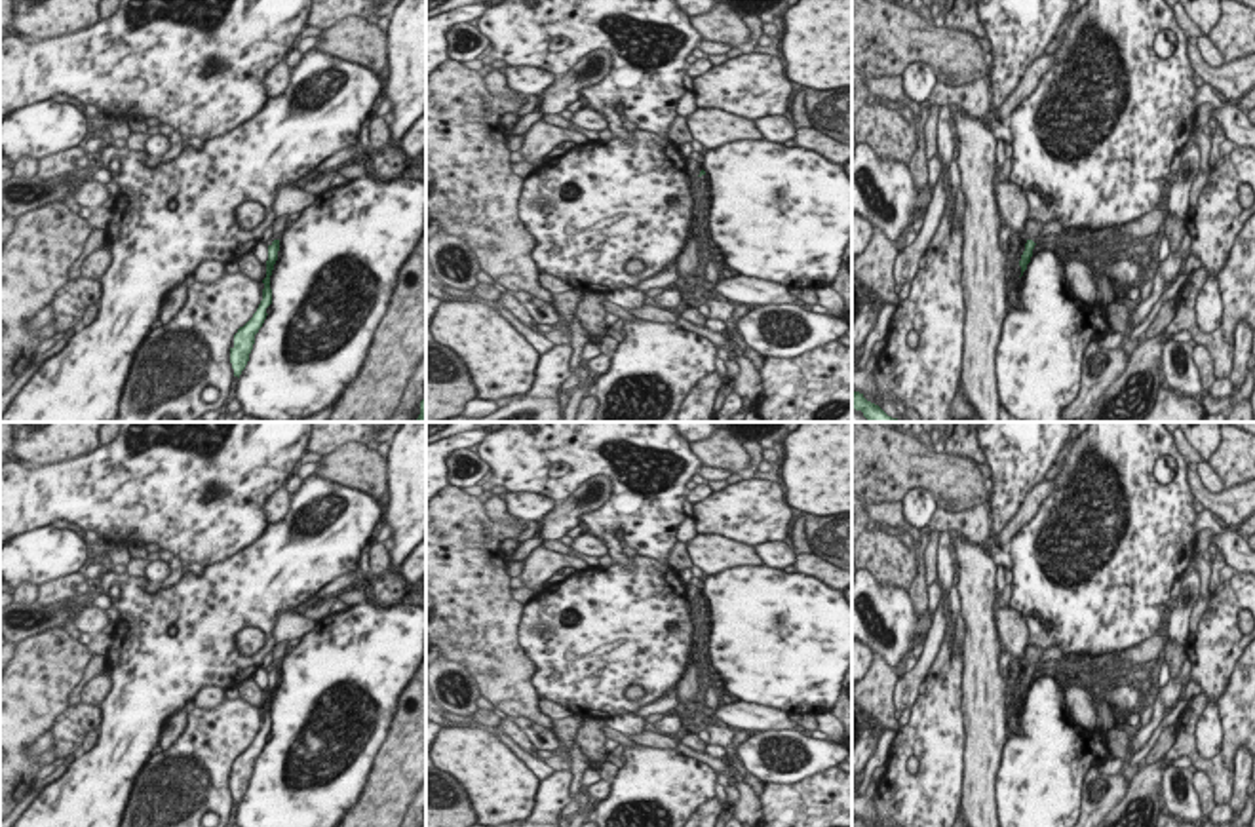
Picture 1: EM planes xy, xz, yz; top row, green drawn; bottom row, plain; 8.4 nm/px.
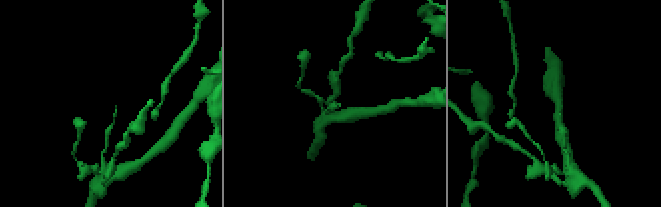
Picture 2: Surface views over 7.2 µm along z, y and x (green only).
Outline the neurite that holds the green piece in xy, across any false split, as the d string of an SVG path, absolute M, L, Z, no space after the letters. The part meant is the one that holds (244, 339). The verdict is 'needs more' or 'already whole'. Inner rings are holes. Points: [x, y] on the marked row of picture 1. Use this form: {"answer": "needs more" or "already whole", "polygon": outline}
{"answer": "needs more", "polygon": "M280 215L272 222L274 241L268 245L266 278L262 279L264 283L262 300L257 312L253 314L253 317L243 327L240 327L238 333L234 335L234 346L230 348L230 363L234 369L234 376L238 378L249 361L249 354L255 344L255 335L259 333L259 329L262 327L268 316L266 308L272 304L270 276L278 260L280 238L285 230L285 221L287 221L287 215Z"}

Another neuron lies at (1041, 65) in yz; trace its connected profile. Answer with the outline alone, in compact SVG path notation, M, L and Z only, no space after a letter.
M1055 53L1042 55L1034 59L1034 63L1027 68L1027 74L1019 82L1019 87L1008 97L1008 101L1002 106L1004 118L1010 118L1012 112L1021 105L1023 99L1027 99L1036 86L1040 84L1040 78L1052 68L1055 63Z

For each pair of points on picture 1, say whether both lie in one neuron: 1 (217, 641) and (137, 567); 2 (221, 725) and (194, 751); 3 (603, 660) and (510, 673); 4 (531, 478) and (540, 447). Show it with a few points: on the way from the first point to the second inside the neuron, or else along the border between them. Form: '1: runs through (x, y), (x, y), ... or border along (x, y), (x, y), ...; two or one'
1: border along (128, 571), (145, 576); two
2: runs through (215, 730), (200, 746); one
3: border along (518, 630), (542, 696); two
4: runs through (531, 470), (540, 461), (540, 455); one

